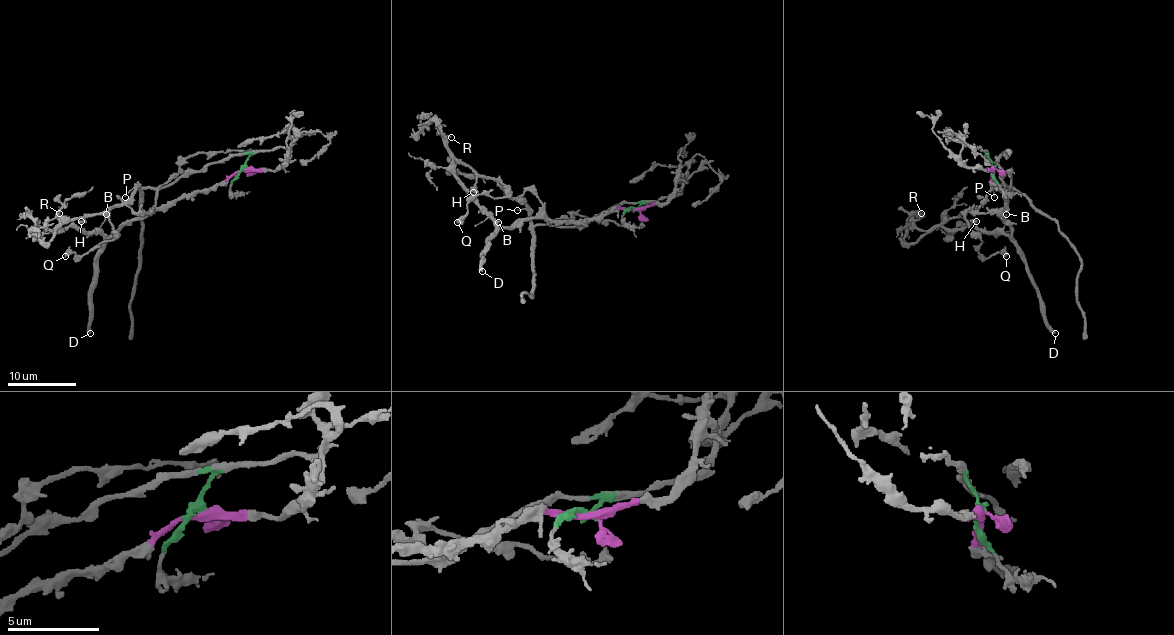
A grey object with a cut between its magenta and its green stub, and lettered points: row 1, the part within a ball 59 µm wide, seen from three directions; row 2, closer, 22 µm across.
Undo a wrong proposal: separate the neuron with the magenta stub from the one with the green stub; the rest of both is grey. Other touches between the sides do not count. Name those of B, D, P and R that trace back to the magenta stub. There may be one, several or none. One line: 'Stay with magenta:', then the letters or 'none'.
Stay with magenta: B, D, R

